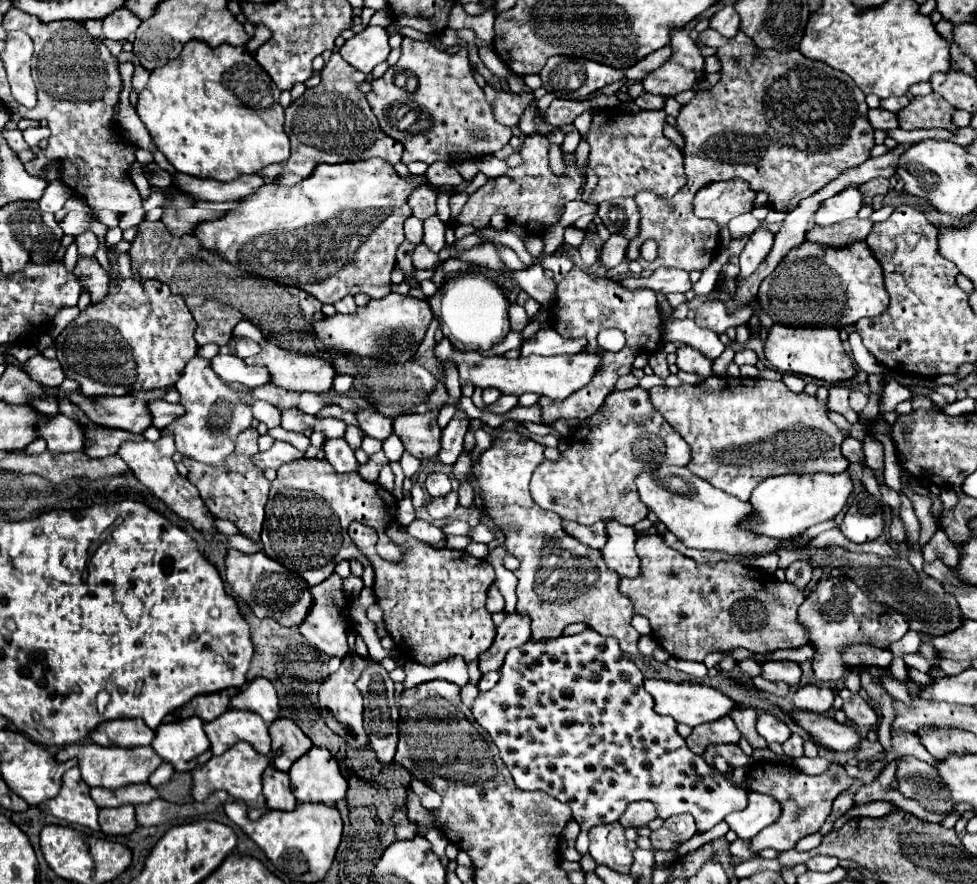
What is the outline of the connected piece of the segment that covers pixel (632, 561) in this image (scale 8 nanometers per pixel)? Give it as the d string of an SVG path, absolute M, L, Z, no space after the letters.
M617 520L605 522L605 528L609 532L609 542L601 550L605 564L609 564L609 568L619 572L621 576L637 576L639 558L635 554L635 530Z

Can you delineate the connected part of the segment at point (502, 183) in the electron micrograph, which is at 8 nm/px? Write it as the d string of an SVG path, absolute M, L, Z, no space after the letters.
M529 134L521 146L521 156L527 156L527 160L517 166L509 168L505 176L497 176L493 180L487 180L479 190L475 190L467 204L463 206L461 214L457 216L459 224L471 224L475 228L485 228L491 220L491 216L503 208L507 214L507 220L511 224L521 226L527 234L543 236L551 230L553 224L557 224L563 216L565 202L579 198L583 176L575 164L565 166L565 176L555 176L549 166L549 140L541 138L539 134Z

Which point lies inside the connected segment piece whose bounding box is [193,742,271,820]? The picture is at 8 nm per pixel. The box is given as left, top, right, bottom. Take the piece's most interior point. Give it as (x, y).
(238, 771)

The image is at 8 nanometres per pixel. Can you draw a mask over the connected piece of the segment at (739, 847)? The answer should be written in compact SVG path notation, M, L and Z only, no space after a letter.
M737 838L734 842L730 843L730 852L733 856L737 856L743 860L749 860L757 854L749 850L750 840L742 840Z

